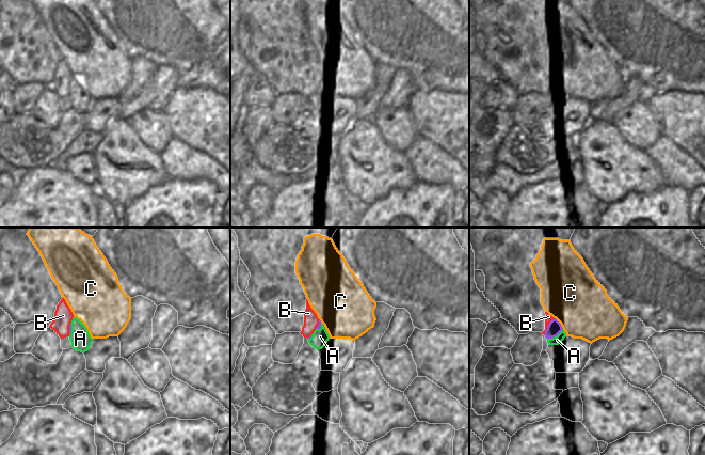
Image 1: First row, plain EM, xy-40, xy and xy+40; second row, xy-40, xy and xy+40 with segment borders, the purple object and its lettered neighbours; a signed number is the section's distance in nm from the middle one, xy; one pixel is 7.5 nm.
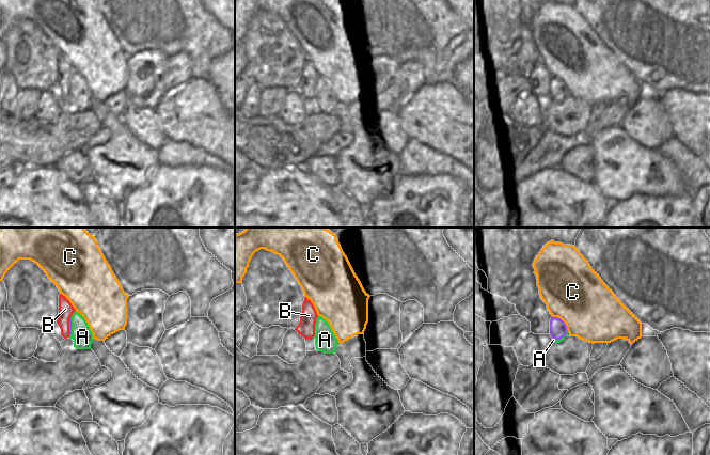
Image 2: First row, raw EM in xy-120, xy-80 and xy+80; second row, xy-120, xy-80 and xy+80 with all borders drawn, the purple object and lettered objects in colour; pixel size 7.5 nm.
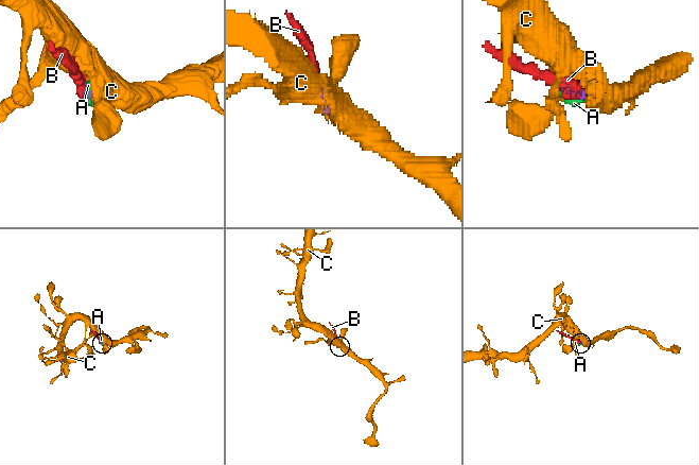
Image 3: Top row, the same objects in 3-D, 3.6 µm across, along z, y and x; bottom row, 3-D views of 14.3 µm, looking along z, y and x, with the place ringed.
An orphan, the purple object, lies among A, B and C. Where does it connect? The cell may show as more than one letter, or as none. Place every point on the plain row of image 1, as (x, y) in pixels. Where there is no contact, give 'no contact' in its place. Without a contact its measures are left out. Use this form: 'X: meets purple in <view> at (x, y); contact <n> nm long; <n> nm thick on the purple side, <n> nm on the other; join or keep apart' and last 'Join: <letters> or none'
A: meets purple in xy+40 at (555, 96); contact 150 nm long; 100 nm thick on the purple side, 70 nm on the other; keep apart
B: meets purple in xy+40 at (548, 87); contact 150 nm long; 100 nm thick on the purple side, 50 nm on the other; join
C: meets purple in xy+40 at (559, 83); contact 110 nm long; 100 nm thick on the purple side, 440 nm on the other; keep apart
Join: B

